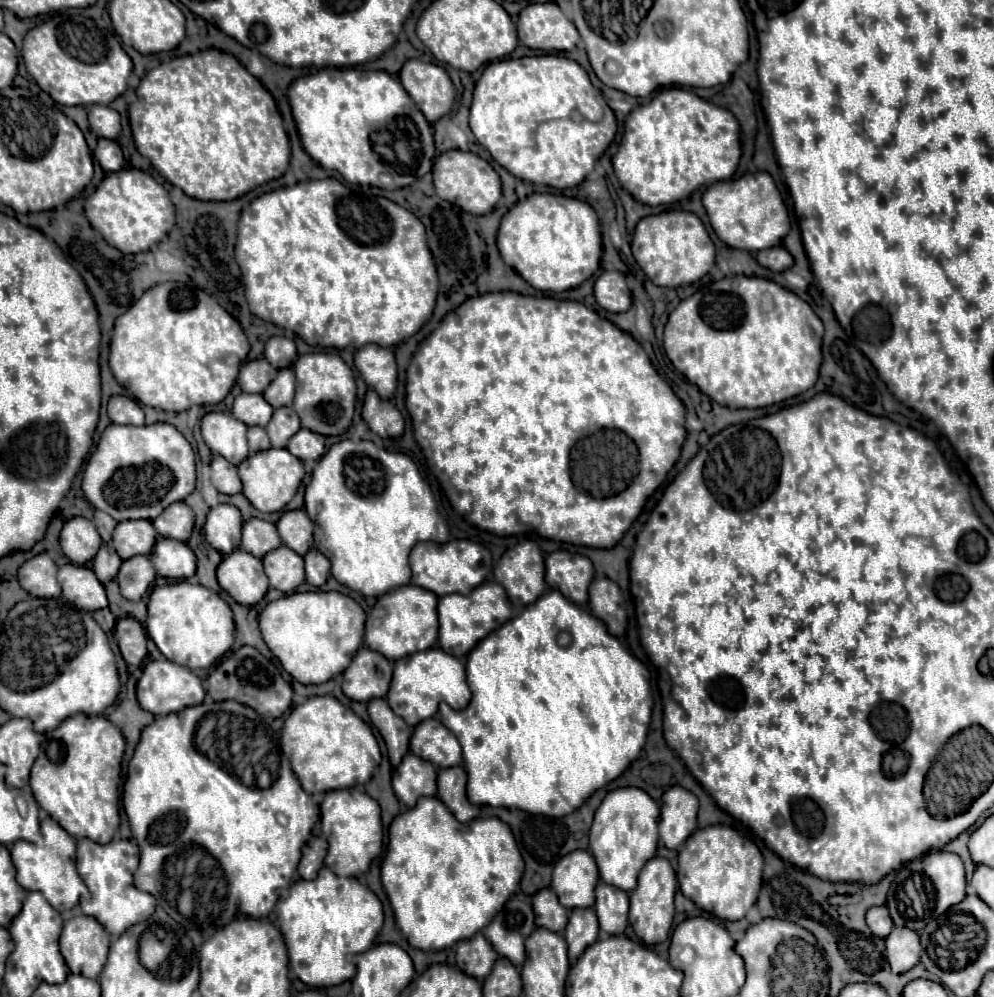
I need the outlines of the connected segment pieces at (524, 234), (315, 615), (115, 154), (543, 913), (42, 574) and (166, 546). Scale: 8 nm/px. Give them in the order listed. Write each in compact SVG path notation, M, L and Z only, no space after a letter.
M534 193L518 201L498 229L498 251L506 265L538 291L562 293L582 285L600 267L602 235L596 211L578 199Z
M308 591L268 603L260 613L260 631L268 649L280 659L282 667L300 683L324 683L342 673L362 647L364 633L362 607L342 593Z
M98 139L98 147L94 151L94 157L100 163L100 167L104 169L104 173L114 173L124 167L124 157L122 157L122 151L116 145L116 141Z
M542 889L532 899L536 925L550 929L554 933L562 933L568 925L568 909L560 905L558 897L554 897L552 889Z
M46 553L28 559L18 569L18 581L22 589L34 597L52 599L52 597L60 597L62 593L56 581L56 563Z
M160 537L150 553L158 575L168 579L188 579L196 573L196 555L182 541L170 541Z

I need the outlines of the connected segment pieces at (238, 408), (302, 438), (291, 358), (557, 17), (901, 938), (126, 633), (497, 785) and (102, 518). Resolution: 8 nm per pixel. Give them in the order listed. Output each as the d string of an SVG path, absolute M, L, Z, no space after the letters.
M240 393L234 399L232 415L248 427L252 427L252 425L266 427L272 419L272 413L274 413L274 409L270 407L270 403L266 403L266 399L262 395Z
M300 429L286 447L294 457L300 461L318 459L324 455L324 437L318 437L318 433L310 433L308 429Z
M270 337L264 349L264 357L276 369L292 367L296 361L296 345L288 337Z
M532 3L520 13L518 39L530 49L572 51L580 39L574 23L554 3Z
M894 927L886 937L886 955L892 973L906 973L920 961L920 939L916 931L906 927Z
M132 617L118 619L114 637L118 641L118 647L120 647L120 653L122 653L124 661L130 667L140 667L140 663L148 655L148 649L146 649L148 639L146 639L146 633L144 633L142 625Z
M548 591L534 605L528 605L518 617L504 623L500 629L490 633L486 639L482 639L468 655L466 661L466 673L468 673L468 685L472 691L472 701L464 711L450 709L446 703L440 705L440 719L442 723L456 735L462 747L464 767L468 773L468 797L474 805L490 805L490 807L516 807L528 813L536 815L548 815L548 817L562 817L572 811L576 811L594 791L602 789L606 783L620 777L630 763L638 757L638 753L644 747L650 715L652 715L653 700L648 683L648 671L646 667L636 659L630 657L630 653L620 645L616 637L612 637L594 615L586 613L572 601L566 601L562 593Z
M96 511L96 515L94 515L94 525L96 525L102 541L104 541L104 543L110 543L112 533L114 533L114 529L116 529L116 521L114 521L108 513Z

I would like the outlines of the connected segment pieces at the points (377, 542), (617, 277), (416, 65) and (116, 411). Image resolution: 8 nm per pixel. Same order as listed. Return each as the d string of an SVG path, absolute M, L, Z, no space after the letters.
M340 441L318 461L312 481L306 487L304 511L314 521L318 531L314 537L314 547L330 559L334 579L368 597L376 597L394 587L410 583L412 571L408 565L408 555L416 543L448 543L450 539L448 527L436 511L432 491L420 477L416 463L408 455L378 449L372 441Z
M604 271L594 283L594 295L598 305L610 313L628 311L632 305L630 289L620 271Z
M410 59L400 71L400 81L424 117L434 123L454 105L454 85L444 67Z
M112 397L108 401L108 417L118 425L144 425L144 411L132 399Z

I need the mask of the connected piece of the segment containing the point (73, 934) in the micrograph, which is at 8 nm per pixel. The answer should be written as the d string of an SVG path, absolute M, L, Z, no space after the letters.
M88 915L70 917L60 935L60 951L72 973L96 979L106 963L110 935Z

